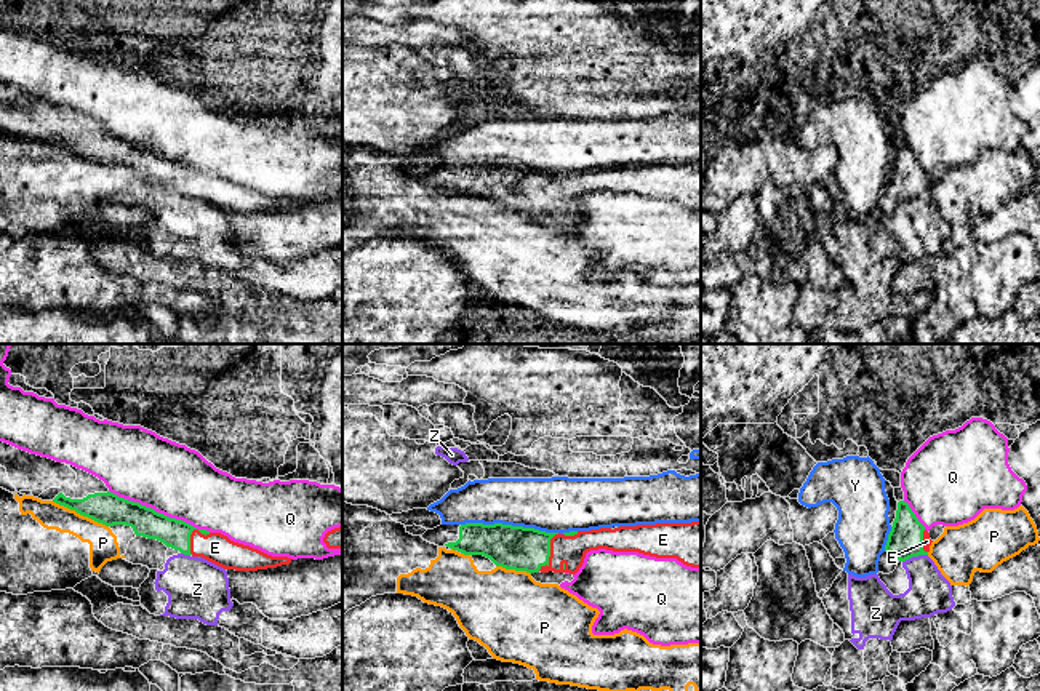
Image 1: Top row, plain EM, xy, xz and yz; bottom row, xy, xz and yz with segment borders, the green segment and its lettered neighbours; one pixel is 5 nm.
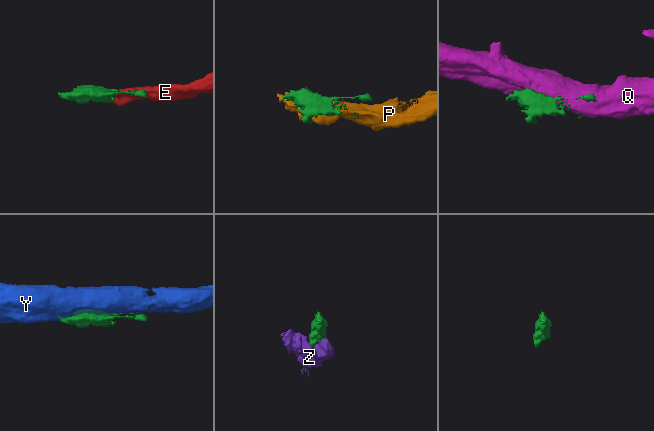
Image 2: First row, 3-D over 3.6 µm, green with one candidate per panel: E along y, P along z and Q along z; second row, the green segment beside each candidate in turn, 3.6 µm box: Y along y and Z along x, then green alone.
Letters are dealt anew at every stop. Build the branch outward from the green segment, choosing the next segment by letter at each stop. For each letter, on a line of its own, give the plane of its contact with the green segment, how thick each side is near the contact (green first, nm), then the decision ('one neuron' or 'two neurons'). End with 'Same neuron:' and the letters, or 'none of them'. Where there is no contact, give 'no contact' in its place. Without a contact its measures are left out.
E: contact in xz; calibres 220 and 150 nm; one neuron
P: contact in xy; calibres 160 and 140 nm; two neurons
Q: contact in xy; calibres 150 and 360 nm; two neurons
Y: contact in xz; calibres 220 and 280 nm; two neurons
Z: contact in yz; calibres 180 and 220 nm; two neurons
Same neuron: E

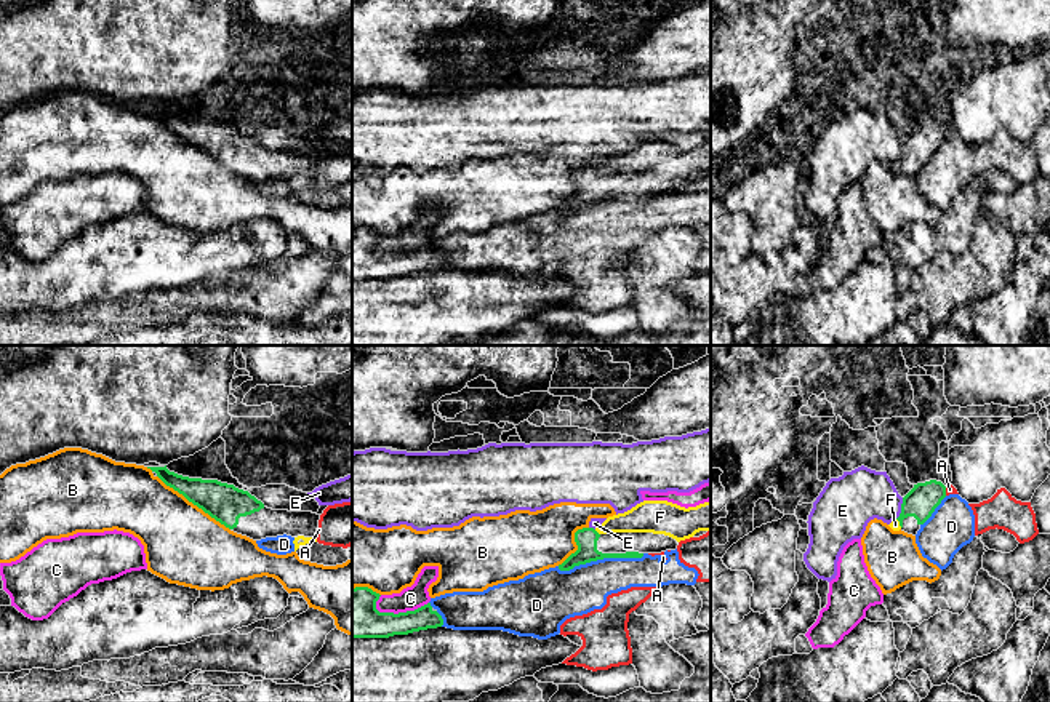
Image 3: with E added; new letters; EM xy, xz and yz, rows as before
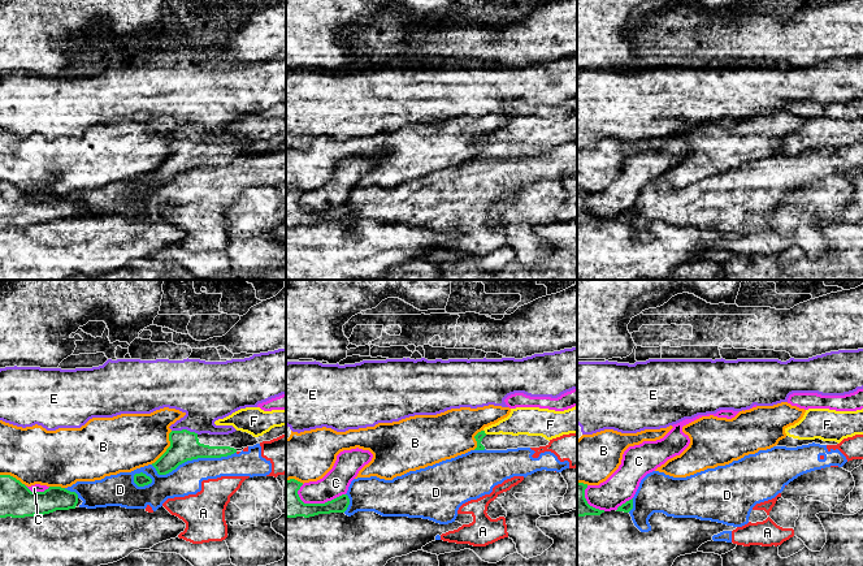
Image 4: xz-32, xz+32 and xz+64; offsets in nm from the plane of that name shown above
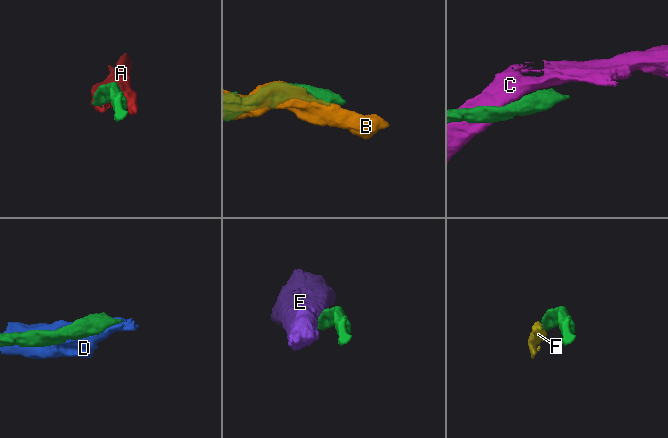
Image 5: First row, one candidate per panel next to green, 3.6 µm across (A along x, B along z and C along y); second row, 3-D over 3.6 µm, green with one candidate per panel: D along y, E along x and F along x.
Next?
A: contact in yz; calibres 160 and 50 nm; two neurons
B: contact in xy; calibres 190 and 400 nm; two neurons
C: contact in xz; calibres 240 and 120 nm; two neurons
D: contact in xz; calibres 110 and 240 nm; two neurons
E: contact in yz; calibres 160 and 280 nm; two neurons
F: contact in xz; calibres 110 and 150 nm; one neuron
Same neuron: F

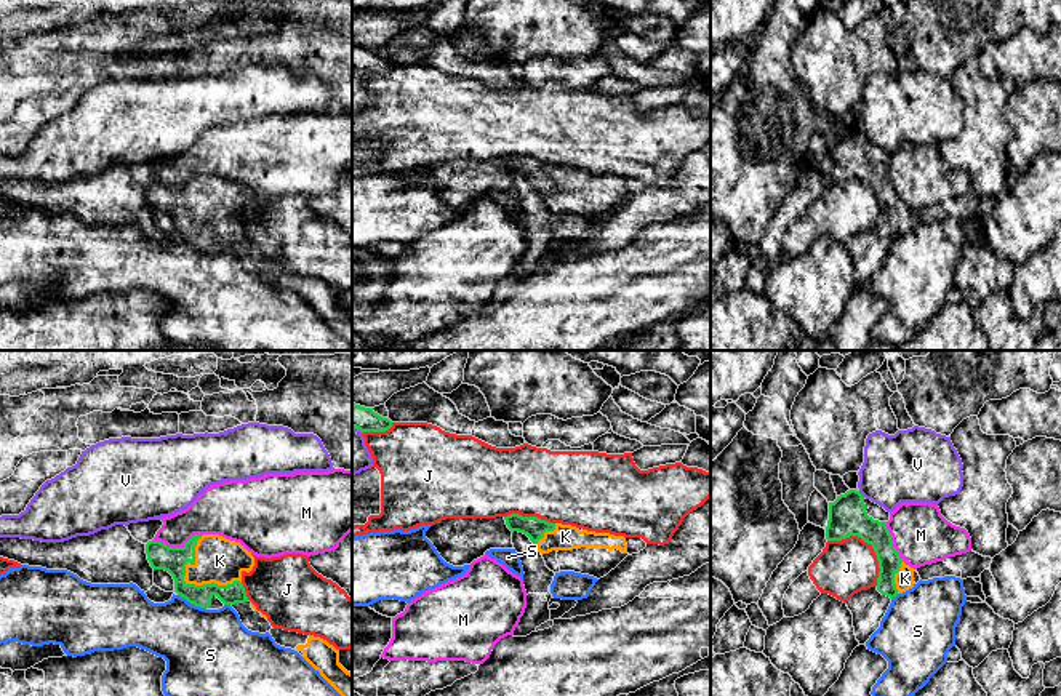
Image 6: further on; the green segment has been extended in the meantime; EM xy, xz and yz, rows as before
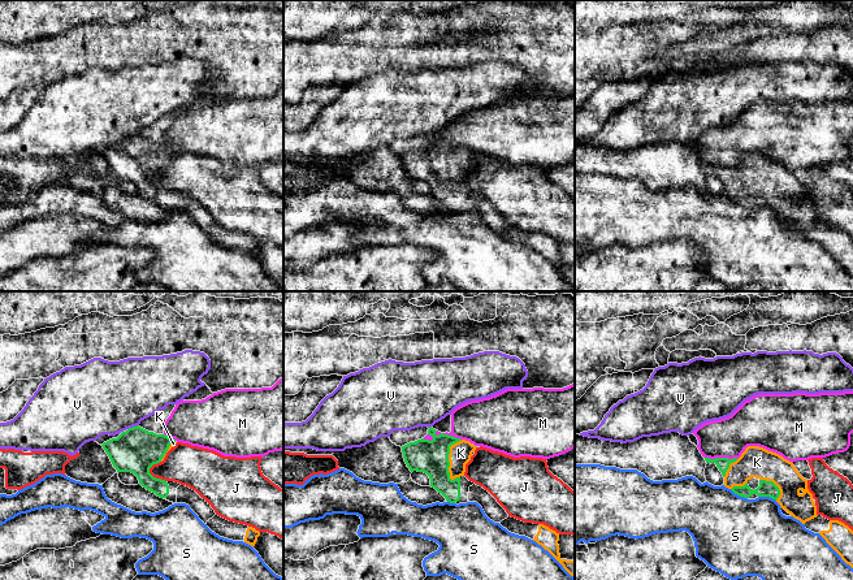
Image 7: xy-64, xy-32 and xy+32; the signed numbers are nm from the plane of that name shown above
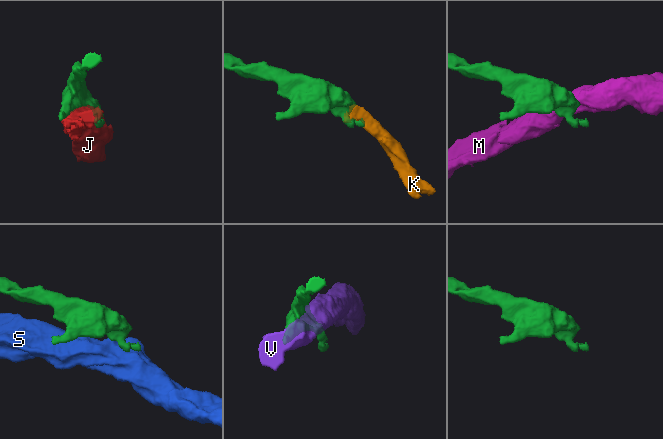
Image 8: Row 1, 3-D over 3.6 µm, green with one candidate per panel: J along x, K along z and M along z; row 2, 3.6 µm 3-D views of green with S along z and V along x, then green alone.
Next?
J: contact in yz; calibres 190 and 280 nm; two neurons
K: contact in xy; calibres 130 and 240 nm; one neuron
M: contact in xy; calibres 130 and 220 nm; two neurons
S: contact in xy; calibres 130 and 420 nm; two neurons
V: contact in yz; calibres 190 and 340 nm; two neurons
Same neuron: K

